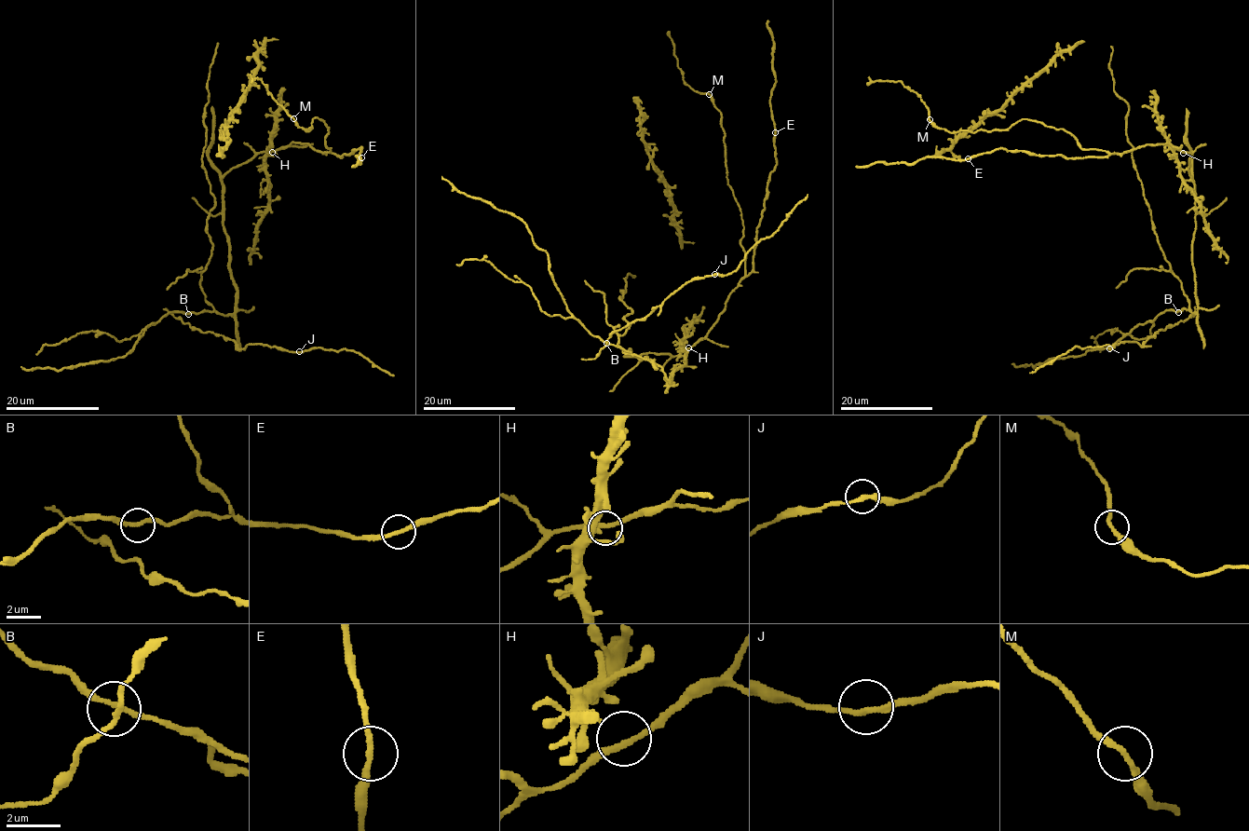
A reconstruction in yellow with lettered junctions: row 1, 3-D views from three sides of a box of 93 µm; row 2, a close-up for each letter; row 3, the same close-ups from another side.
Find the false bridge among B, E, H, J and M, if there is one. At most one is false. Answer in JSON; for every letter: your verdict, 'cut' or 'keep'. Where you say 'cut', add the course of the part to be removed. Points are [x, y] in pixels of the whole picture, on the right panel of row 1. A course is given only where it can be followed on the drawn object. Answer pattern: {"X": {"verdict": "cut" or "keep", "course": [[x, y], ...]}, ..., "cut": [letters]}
{"B": {"verdict": "keep"}, "E": {"verdict": "keep"}, "H": {"verdict": "keep"}, "J": {"verdict": "keep"}, "M": {"verdict": "keep"}, "cut": []}

